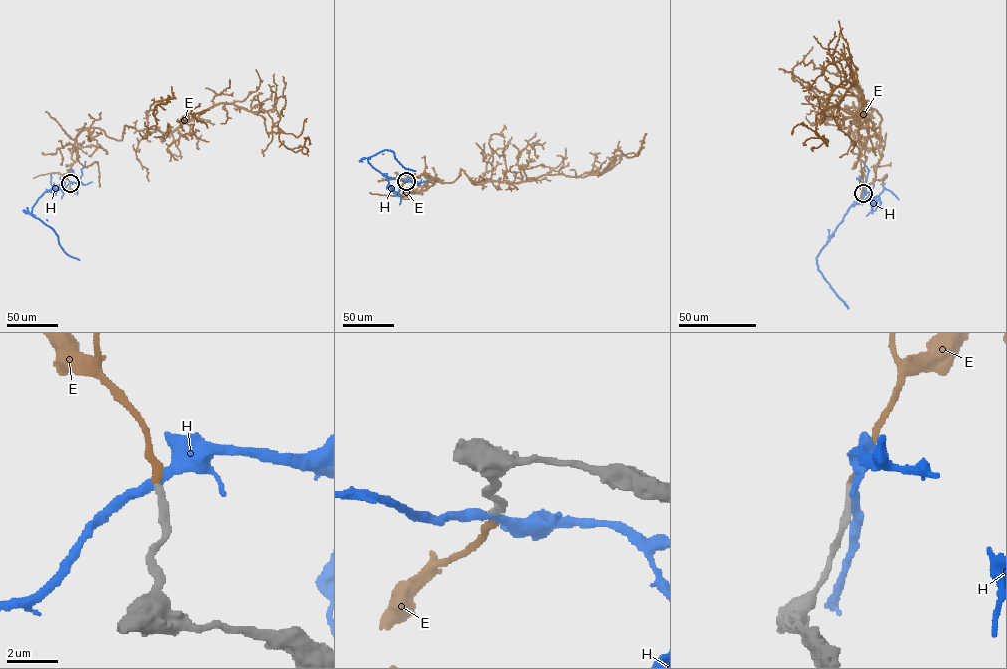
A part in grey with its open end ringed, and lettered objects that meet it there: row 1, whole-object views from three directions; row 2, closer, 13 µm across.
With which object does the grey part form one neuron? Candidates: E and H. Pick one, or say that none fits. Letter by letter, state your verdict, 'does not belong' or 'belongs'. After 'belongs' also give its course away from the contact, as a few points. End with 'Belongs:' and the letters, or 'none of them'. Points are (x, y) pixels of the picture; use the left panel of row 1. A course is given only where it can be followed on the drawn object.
E: belongs; it runs (70, 183), (85, 128), (117, 140), (126, 125), (172, 132), (221, 103), (266, 111), (295, 152), (309, 145)
H: does not belong
Belongs: E

